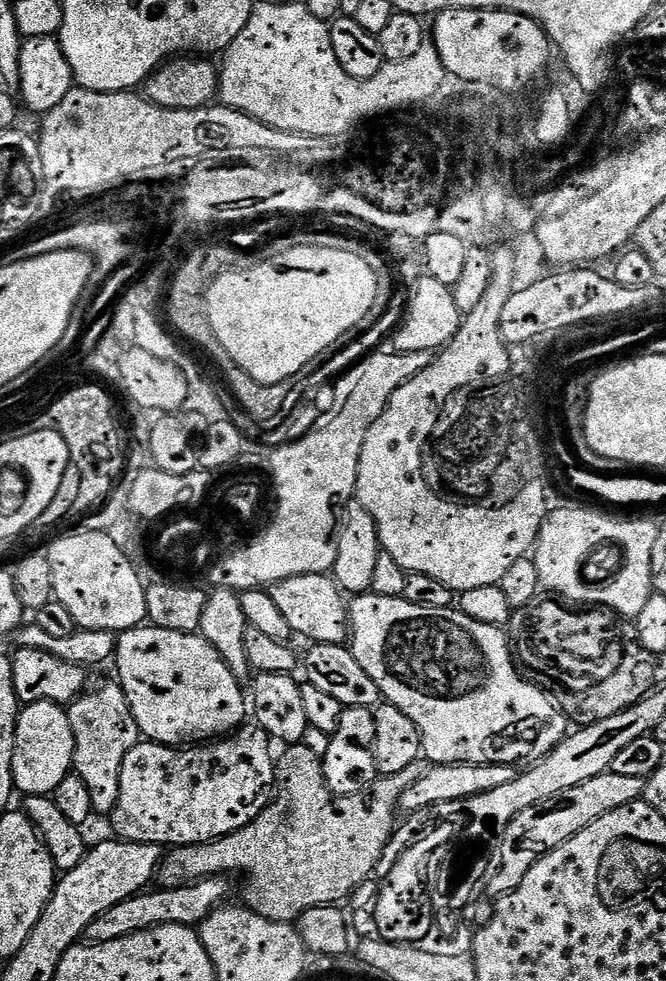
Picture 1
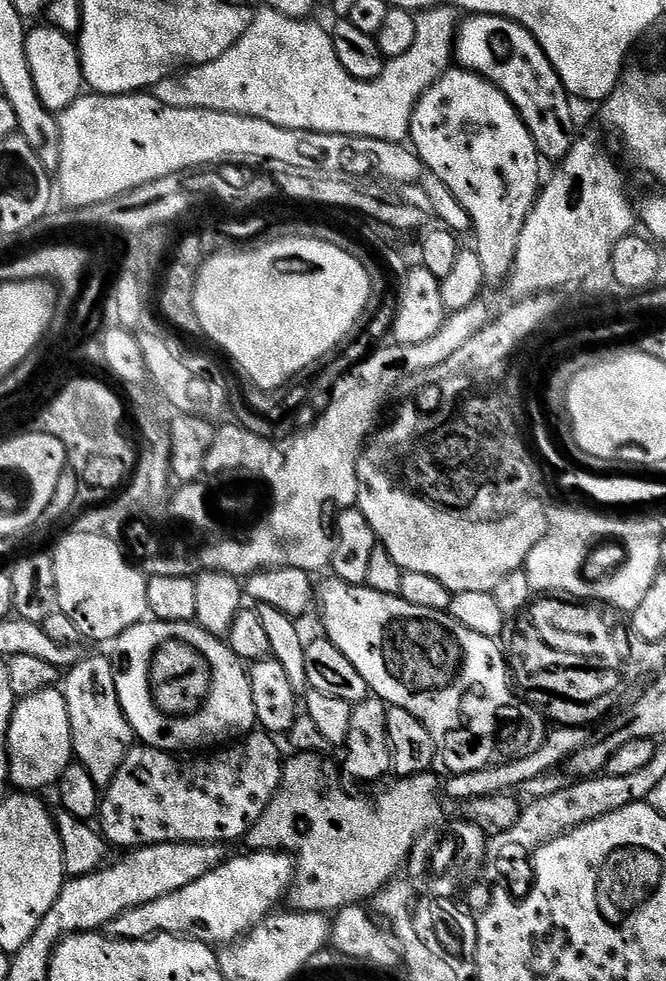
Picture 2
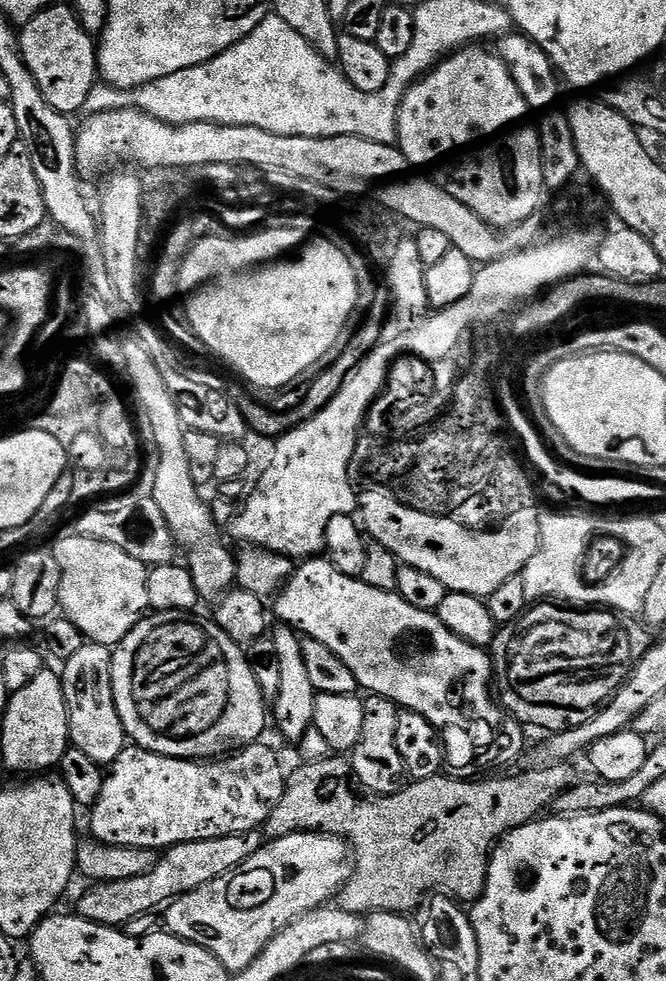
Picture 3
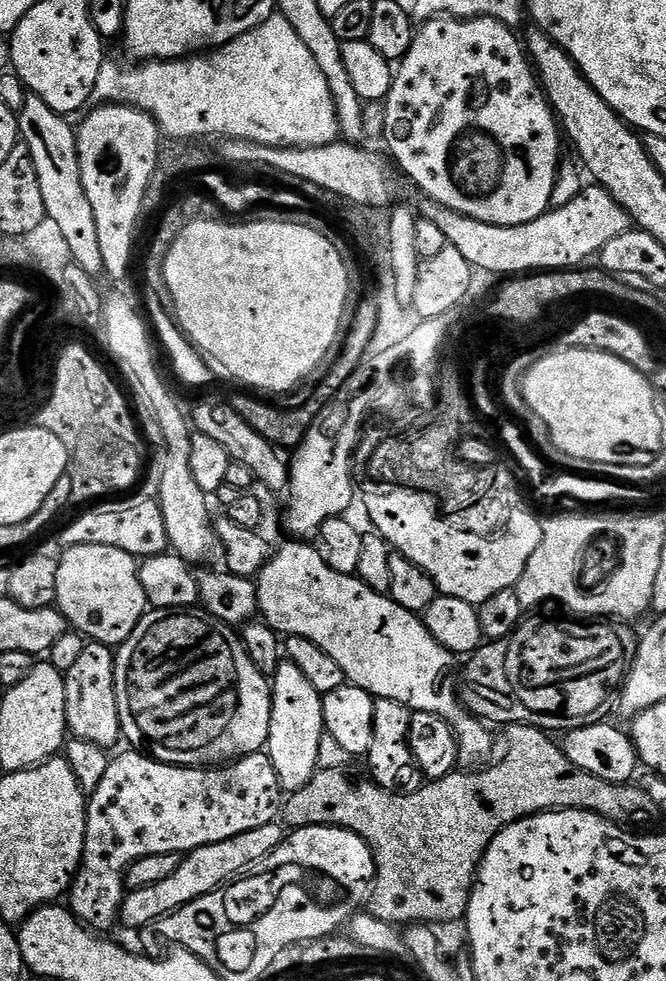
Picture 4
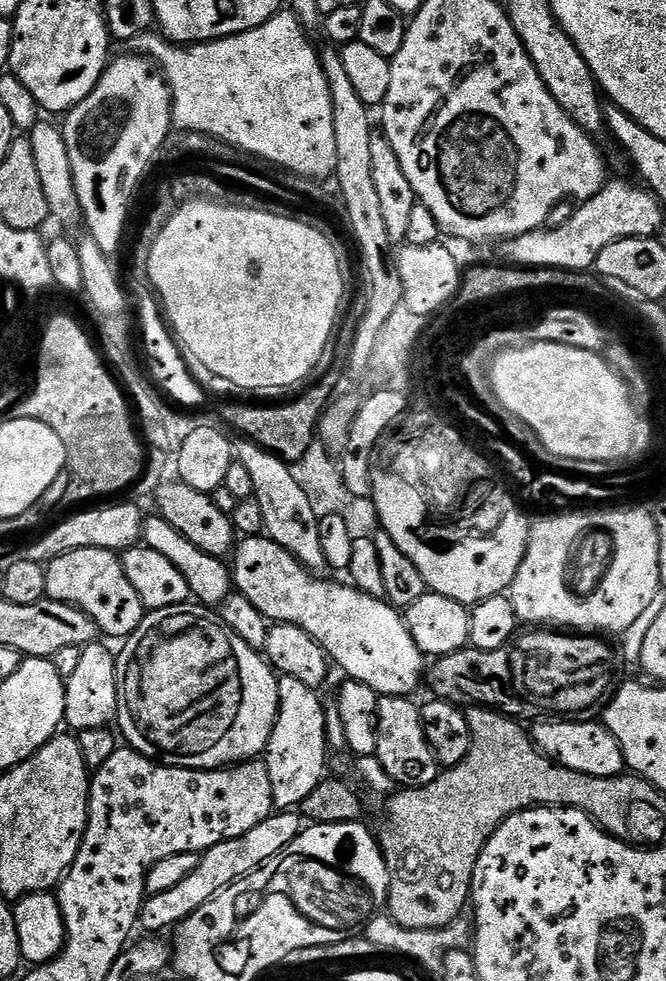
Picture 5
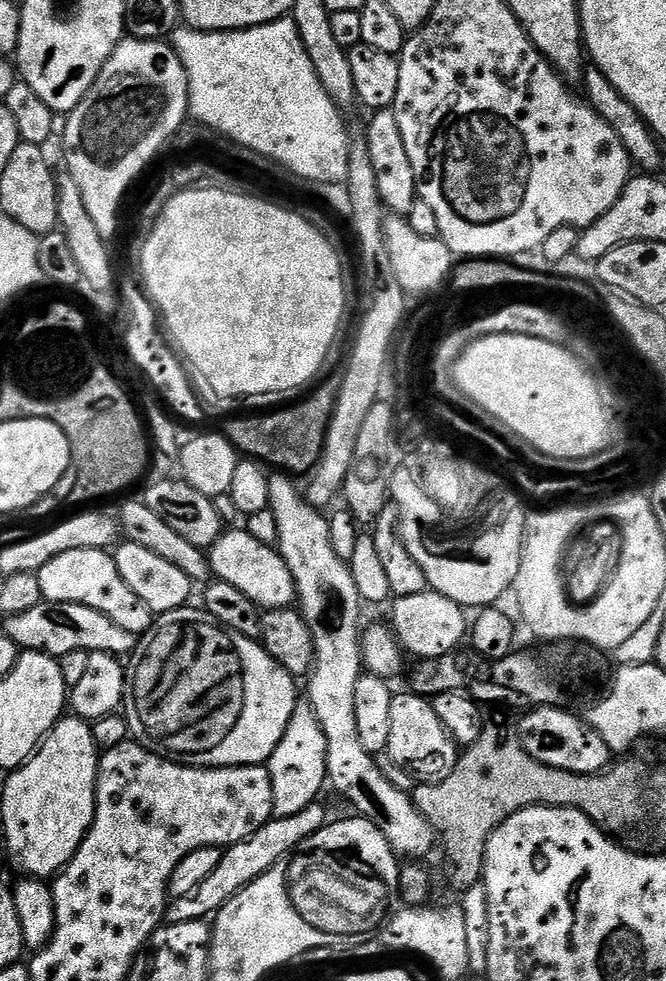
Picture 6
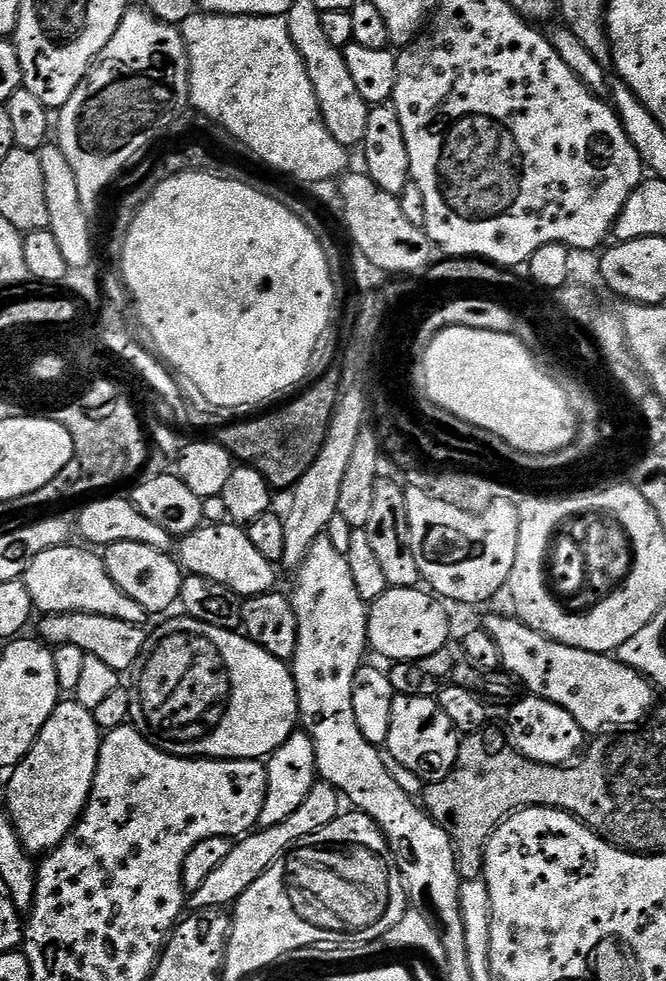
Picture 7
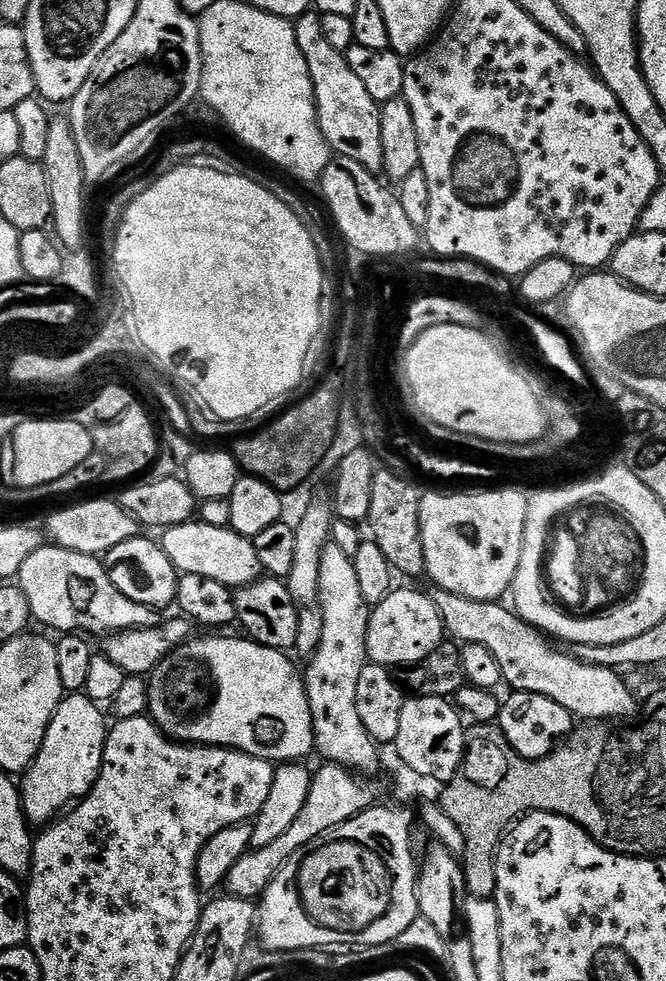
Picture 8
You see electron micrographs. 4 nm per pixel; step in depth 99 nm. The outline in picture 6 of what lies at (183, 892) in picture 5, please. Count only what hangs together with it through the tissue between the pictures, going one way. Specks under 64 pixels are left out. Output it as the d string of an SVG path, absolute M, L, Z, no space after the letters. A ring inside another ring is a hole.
M317 802L306 806L306 810L298 810L298 814L293 816L276 816L242 842L225 847L218 866L211 871L206 882L202 882L202 886L198 886L198 890L186 894L186 898L172 900L164 910L164 920L170 924L194 922L219 912L222 906L226 906L226 902L230 902L230 898L234 898L234 894L238 894L243 888L250 886L250 882L254 882L262 874L266 874L266 870L274 867L306 838L310 838L318 830L324 828L326 817L324 817L322 804Z

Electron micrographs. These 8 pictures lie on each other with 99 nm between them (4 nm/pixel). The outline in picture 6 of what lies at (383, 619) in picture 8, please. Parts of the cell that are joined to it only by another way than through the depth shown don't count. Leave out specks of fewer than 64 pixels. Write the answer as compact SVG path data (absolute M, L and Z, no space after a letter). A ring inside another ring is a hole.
M426 590L422 594L410 594L409 596L397 596L391 601L392 624L390 632L397 644L405 653L408 652L415 658L437 660L440 656L447 656L461 647L460 639L466 636L466 620L464 624L465 609L456 604L450 598L446 598L437 592Z

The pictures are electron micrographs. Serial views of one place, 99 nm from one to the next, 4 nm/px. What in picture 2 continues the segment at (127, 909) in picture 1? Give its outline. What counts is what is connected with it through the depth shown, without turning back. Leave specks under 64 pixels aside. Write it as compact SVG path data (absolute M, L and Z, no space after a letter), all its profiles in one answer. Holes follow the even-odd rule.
M245 851L245 856L225 859L223 864L210 870L210 874L202 874L198 882L190 882L190 886L182 886L182 890L174 890L162 898L154 898L154 902L146 902L142 906L134 906L118 918L114 918L104 929L103 935L114 940L146 940L150 936L182 936L185 940L197 940L209 946L227 946L233 940L239 940L248 931L263 922L267 916L273 915L276 903L281 903L286 889L294 876L294 860L287 852Z

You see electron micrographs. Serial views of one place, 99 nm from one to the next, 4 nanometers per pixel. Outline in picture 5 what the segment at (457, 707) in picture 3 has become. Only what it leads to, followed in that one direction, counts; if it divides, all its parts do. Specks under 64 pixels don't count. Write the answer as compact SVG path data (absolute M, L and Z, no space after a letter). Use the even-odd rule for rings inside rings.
M267 535L249 536L241 539L234 549L234 559L230 567L234 577L234 588L239 595L246 597L270 622L302 626L328 651L329 661L336 664L345 673L347 679L357 680L380 696L411 697L412 691L426 676L426 657L420 651L419 644L410 634L403 615L393 608L387 600L361 592L351 583L331 584L328 580L319 580L319 575L305 568L295 556L291 556L282 546L278 546Z

